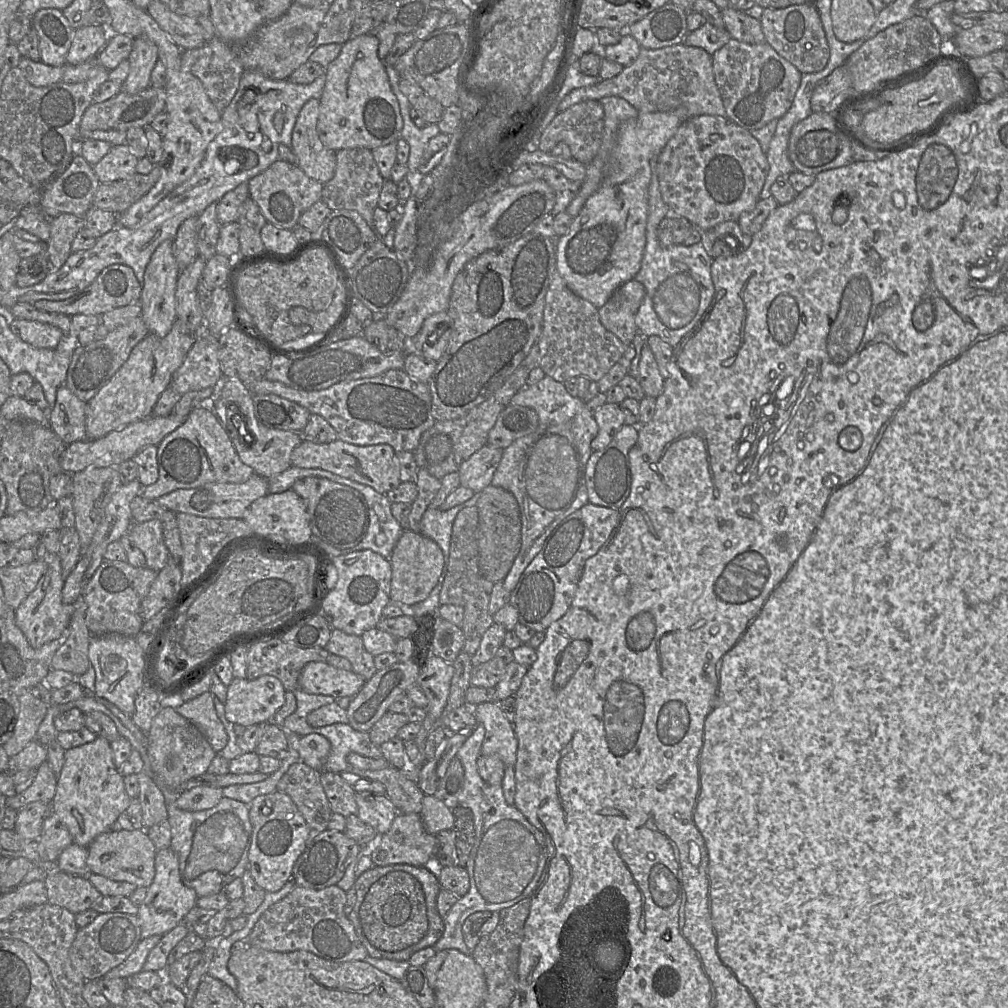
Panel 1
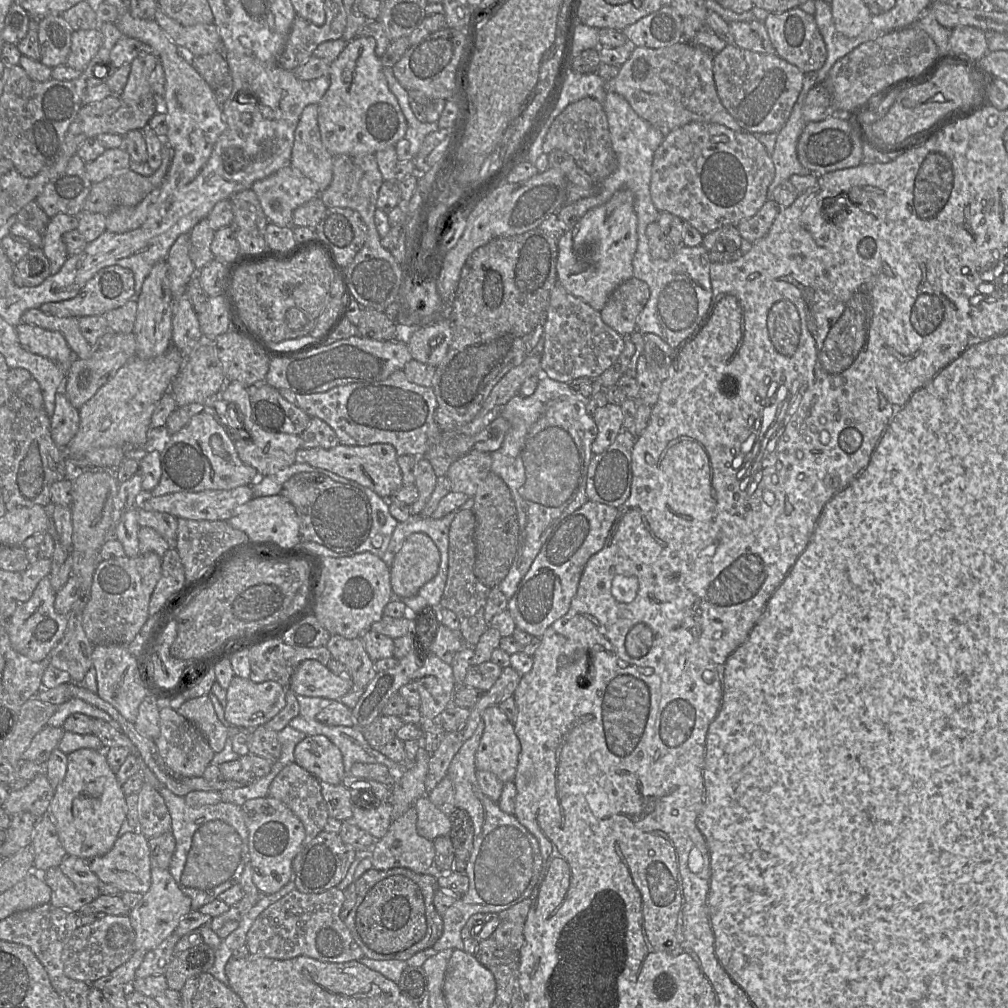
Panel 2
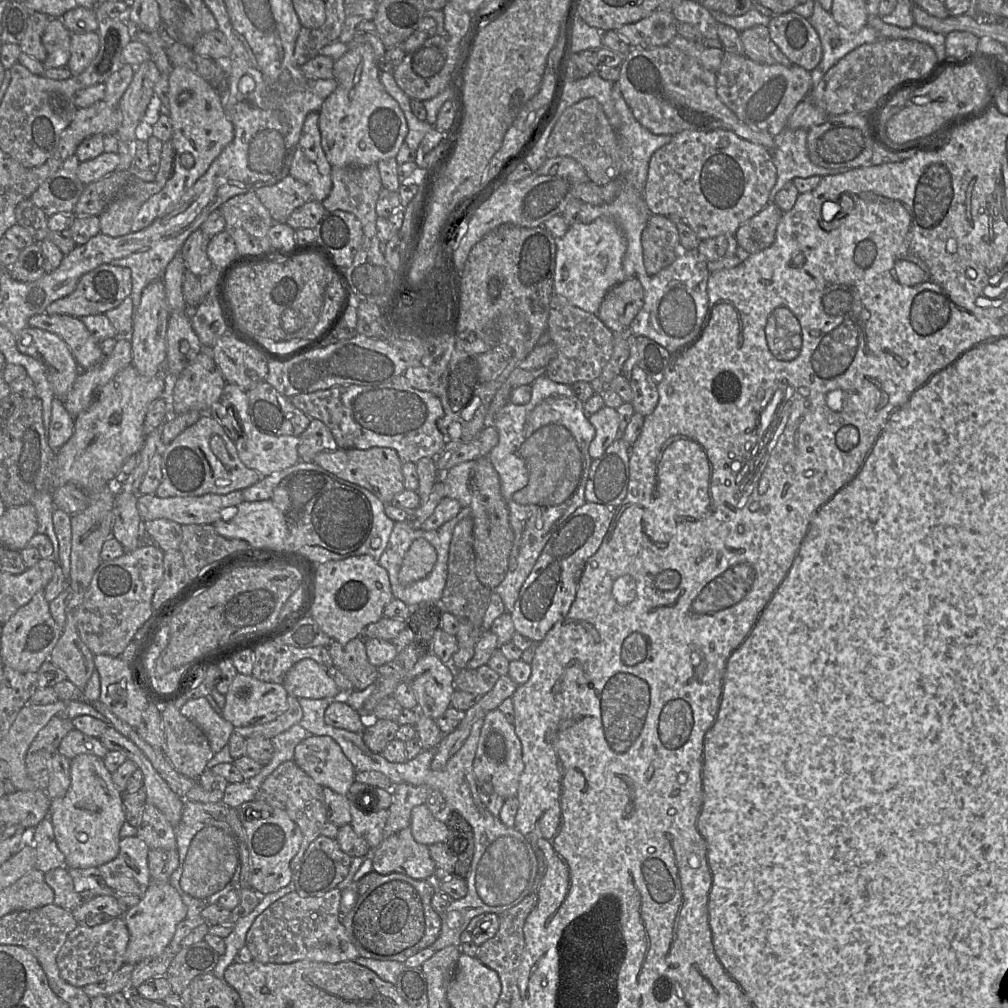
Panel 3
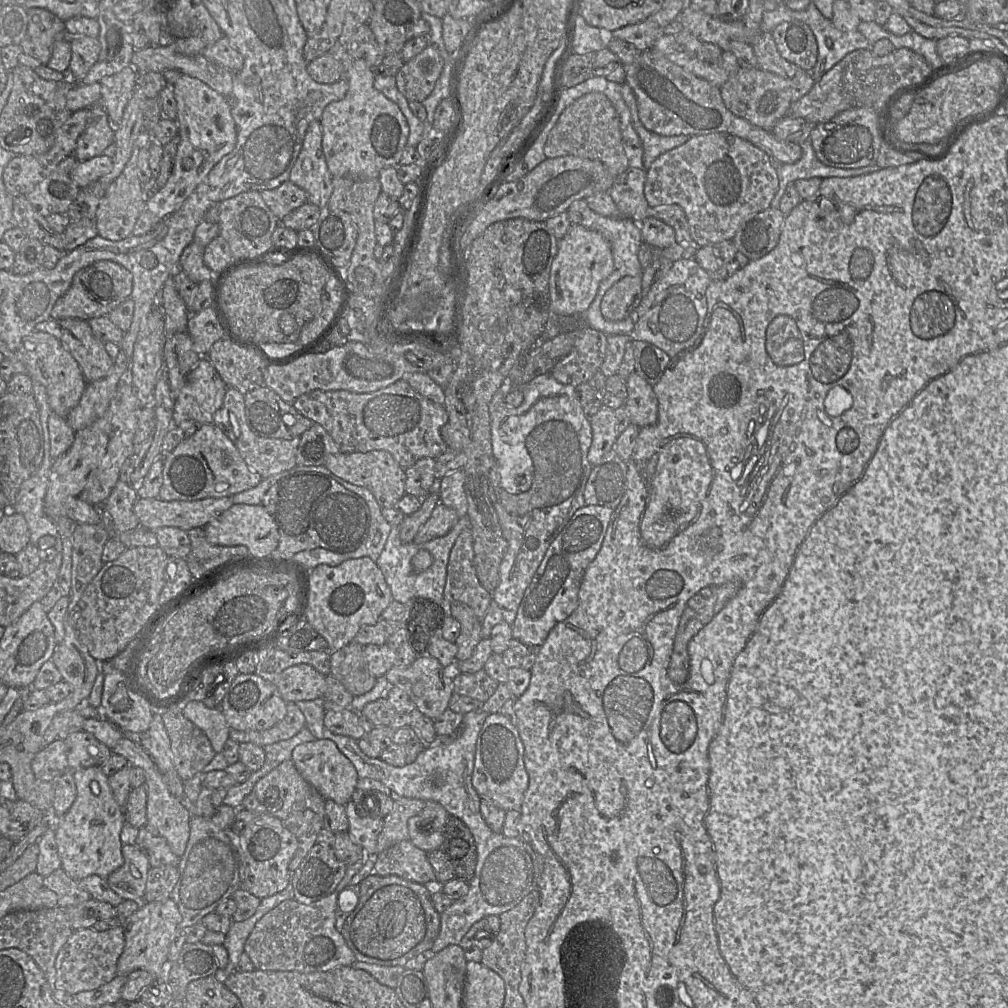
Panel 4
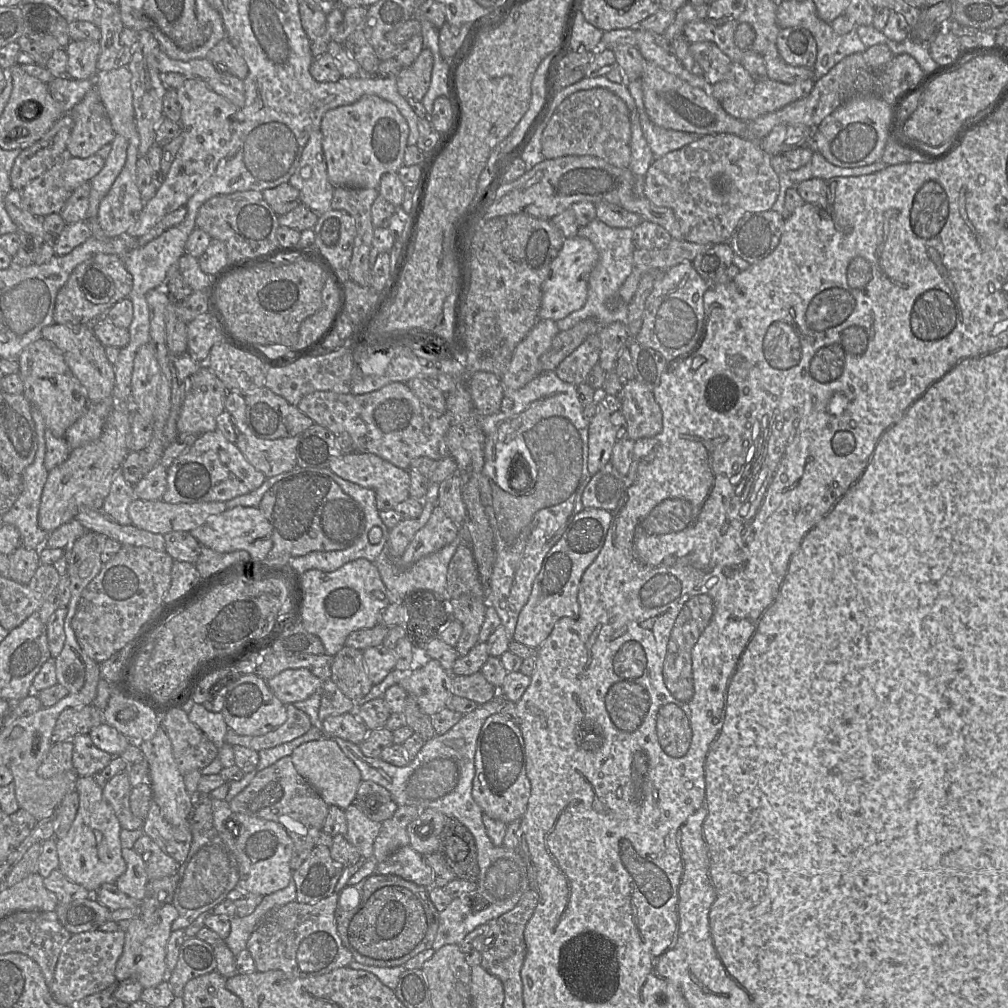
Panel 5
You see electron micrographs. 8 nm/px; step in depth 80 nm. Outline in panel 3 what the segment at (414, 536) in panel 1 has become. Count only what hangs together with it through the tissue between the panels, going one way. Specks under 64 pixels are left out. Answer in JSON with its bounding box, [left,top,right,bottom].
[398,538,437,585]

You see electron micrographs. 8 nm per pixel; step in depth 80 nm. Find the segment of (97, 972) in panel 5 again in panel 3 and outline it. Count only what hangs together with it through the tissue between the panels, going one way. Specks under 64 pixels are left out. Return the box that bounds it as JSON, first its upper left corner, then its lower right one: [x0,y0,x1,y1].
[57,916,130,987]

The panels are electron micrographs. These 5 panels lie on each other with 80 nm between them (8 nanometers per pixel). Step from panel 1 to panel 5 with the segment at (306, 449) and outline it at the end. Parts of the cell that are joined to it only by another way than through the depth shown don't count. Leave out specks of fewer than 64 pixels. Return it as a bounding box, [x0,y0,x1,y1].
[329,453,410,511]

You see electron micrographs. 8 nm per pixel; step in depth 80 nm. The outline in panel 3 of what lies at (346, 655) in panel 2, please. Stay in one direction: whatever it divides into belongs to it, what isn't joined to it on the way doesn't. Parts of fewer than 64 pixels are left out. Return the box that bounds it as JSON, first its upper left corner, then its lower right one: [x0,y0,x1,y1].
[328,638,378,691]

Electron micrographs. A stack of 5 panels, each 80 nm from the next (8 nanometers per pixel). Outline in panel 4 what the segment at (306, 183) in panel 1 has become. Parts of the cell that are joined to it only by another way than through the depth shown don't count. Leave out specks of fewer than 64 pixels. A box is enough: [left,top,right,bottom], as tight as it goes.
[260,180,307,220]

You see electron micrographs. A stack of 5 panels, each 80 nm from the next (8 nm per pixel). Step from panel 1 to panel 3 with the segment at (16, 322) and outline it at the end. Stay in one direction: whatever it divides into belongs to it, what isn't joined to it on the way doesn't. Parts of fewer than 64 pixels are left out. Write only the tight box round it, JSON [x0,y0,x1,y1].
[15,326,81,402]

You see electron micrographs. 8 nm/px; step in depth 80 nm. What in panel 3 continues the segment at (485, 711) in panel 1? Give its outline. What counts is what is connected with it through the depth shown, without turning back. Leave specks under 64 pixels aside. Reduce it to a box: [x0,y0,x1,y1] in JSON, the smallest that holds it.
[473,708,524,799]

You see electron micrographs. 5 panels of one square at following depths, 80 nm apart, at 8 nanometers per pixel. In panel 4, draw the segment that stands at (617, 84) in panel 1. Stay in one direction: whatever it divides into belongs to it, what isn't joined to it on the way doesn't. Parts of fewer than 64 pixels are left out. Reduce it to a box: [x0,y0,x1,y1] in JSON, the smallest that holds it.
[624,48,801,164]

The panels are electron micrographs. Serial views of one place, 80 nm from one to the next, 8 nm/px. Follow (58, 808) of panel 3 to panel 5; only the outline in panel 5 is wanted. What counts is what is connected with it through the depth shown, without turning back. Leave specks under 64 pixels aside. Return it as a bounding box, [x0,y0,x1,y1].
[56,776,126,894]

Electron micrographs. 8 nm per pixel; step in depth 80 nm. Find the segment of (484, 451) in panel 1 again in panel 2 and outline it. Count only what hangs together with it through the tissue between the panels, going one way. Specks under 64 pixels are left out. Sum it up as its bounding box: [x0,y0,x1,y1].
[446,450,491,498]

